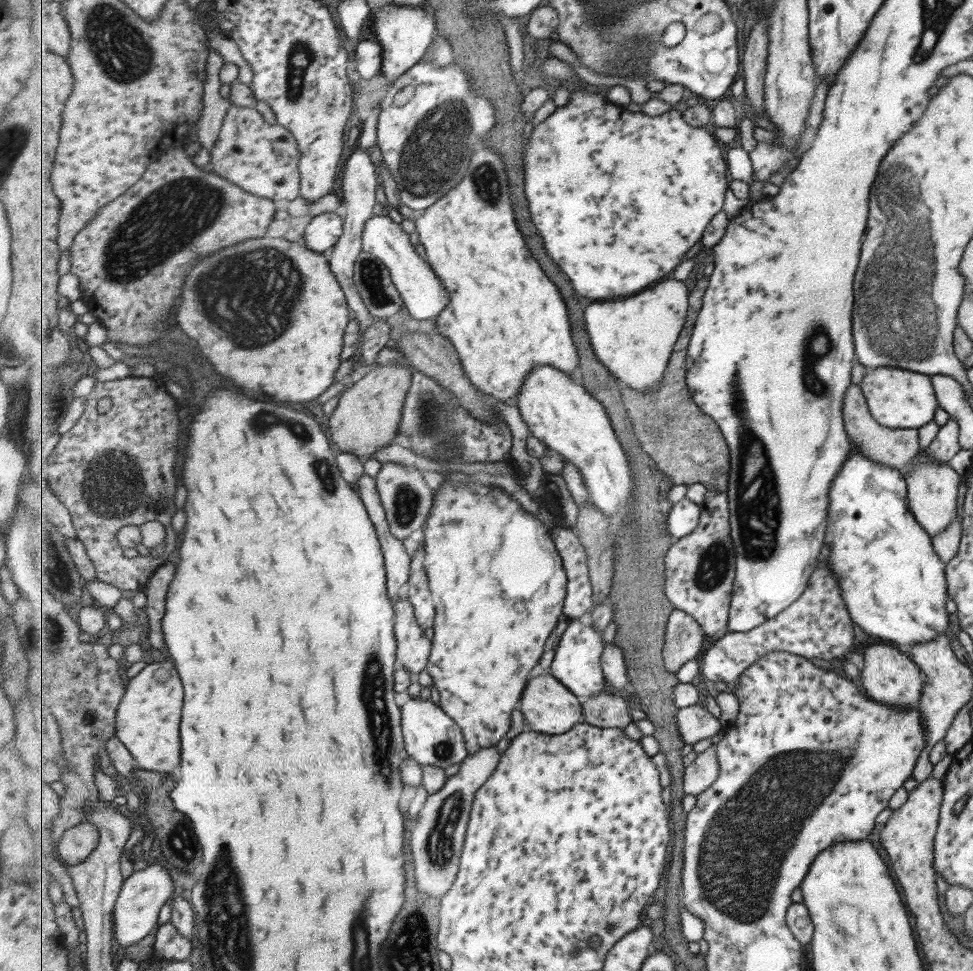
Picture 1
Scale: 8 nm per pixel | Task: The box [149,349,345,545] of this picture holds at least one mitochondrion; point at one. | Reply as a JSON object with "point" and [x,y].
{"point":[262,424]}

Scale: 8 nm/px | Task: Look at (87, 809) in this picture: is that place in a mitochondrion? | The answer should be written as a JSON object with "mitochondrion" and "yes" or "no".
{"mitochondrion":"no"}

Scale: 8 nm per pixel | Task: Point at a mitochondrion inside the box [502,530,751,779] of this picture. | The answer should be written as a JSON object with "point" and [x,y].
{"point":[712,567]}

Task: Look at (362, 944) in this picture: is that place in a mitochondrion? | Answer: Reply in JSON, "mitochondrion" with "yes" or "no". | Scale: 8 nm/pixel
{"mitochondrion":"yes"}

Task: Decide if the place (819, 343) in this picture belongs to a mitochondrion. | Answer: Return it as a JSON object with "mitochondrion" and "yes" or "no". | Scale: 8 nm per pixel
{"mitochondrion":"yes"}

